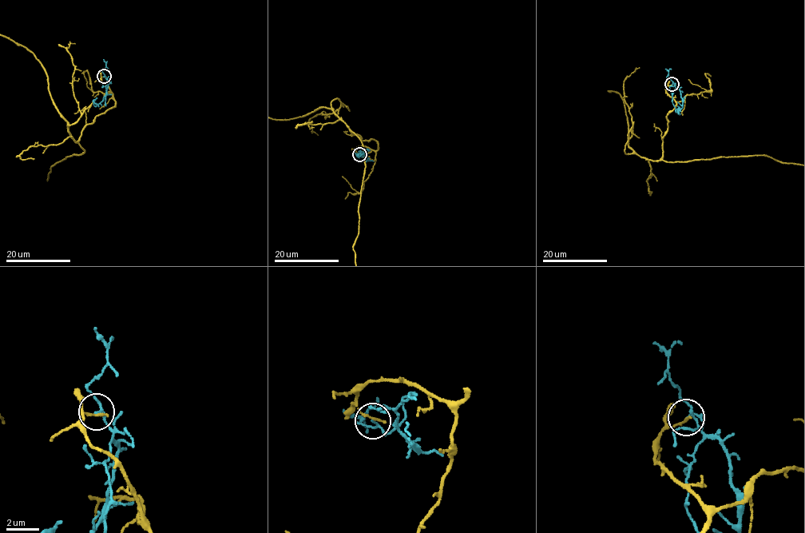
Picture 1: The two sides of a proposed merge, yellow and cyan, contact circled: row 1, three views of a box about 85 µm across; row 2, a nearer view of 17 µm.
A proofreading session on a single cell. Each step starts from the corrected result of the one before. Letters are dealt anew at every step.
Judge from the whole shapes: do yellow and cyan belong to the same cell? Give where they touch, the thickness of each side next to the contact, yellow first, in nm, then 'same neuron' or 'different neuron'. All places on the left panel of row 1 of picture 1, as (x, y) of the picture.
(104, 76) | 150/110 nm | different neuron

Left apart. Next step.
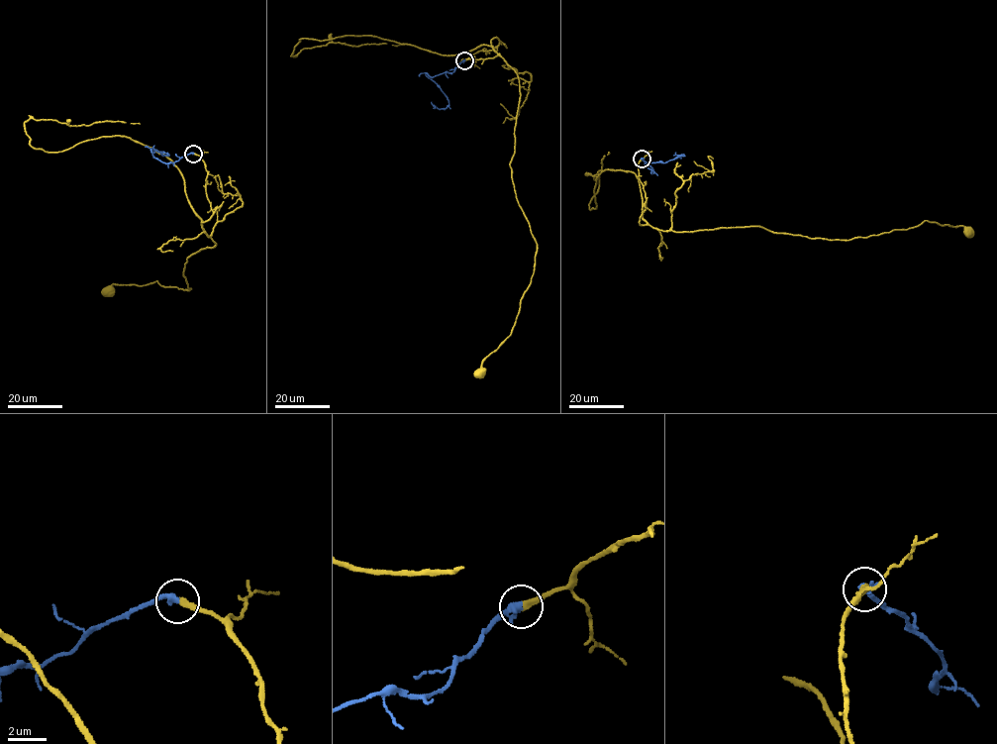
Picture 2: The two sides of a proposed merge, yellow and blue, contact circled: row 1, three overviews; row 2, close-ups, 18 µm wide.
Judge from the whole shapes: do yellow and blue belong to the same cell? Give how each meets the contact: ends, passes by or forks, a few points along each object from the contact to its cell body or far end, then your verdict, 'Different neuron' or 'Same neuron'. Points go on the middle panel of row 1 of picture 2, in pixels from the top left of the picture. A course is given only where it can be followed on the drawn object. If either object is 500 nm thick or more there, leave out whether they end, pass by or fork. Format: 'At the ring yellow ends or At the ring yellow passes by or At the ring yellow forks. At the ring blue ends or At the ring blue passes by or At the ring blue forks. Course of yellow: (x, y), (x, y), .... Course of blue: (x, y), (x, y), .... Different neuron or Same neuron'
At the ring yellow ends. At the ring blue ends. Course of yellow: (464, 60), (493, 50), (498, 38), (492, 49), (518, 75), (510, 166), (537, 245), (511, 335), (480, 372). Course of blue: (464, 59), (452, 72), (433, 77), (426, 73), (448, 104), (439, 109), (432, 101). Same neuron

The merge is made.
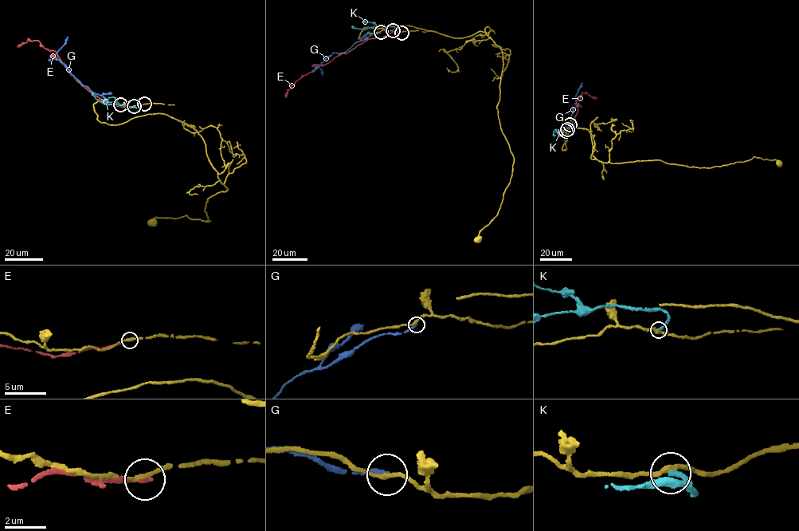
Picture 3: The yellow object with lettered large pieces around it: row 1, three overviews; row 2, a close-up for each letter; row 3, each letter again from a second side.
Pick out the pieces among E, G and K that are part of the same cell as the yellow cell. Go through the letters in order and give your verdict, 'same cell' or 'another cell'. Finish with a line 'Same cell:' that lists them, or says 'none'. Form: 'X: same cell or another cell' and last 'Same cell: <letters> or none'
E: another cell
G: another cell
K: another cell
Same cell: none

